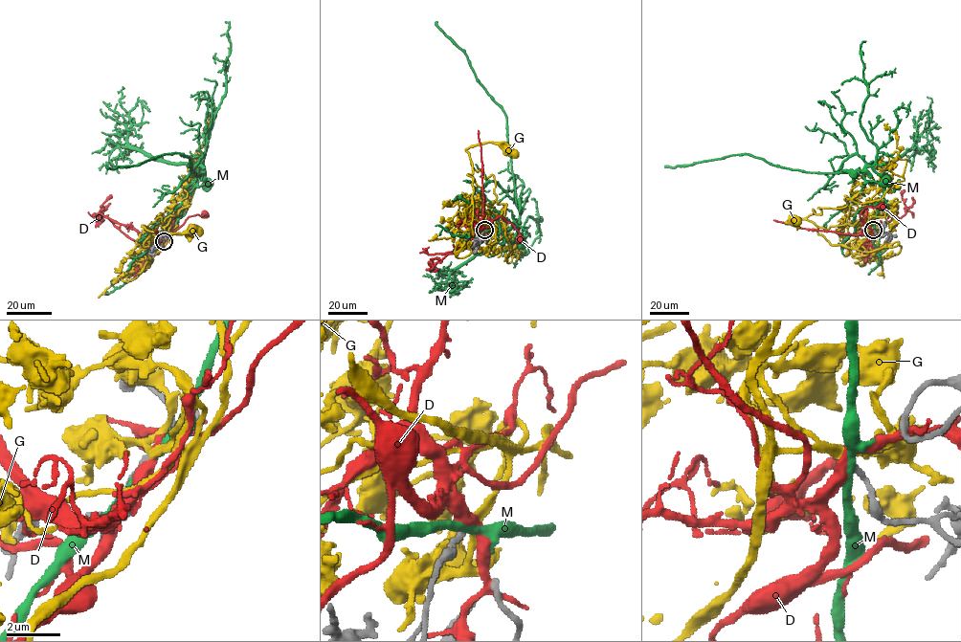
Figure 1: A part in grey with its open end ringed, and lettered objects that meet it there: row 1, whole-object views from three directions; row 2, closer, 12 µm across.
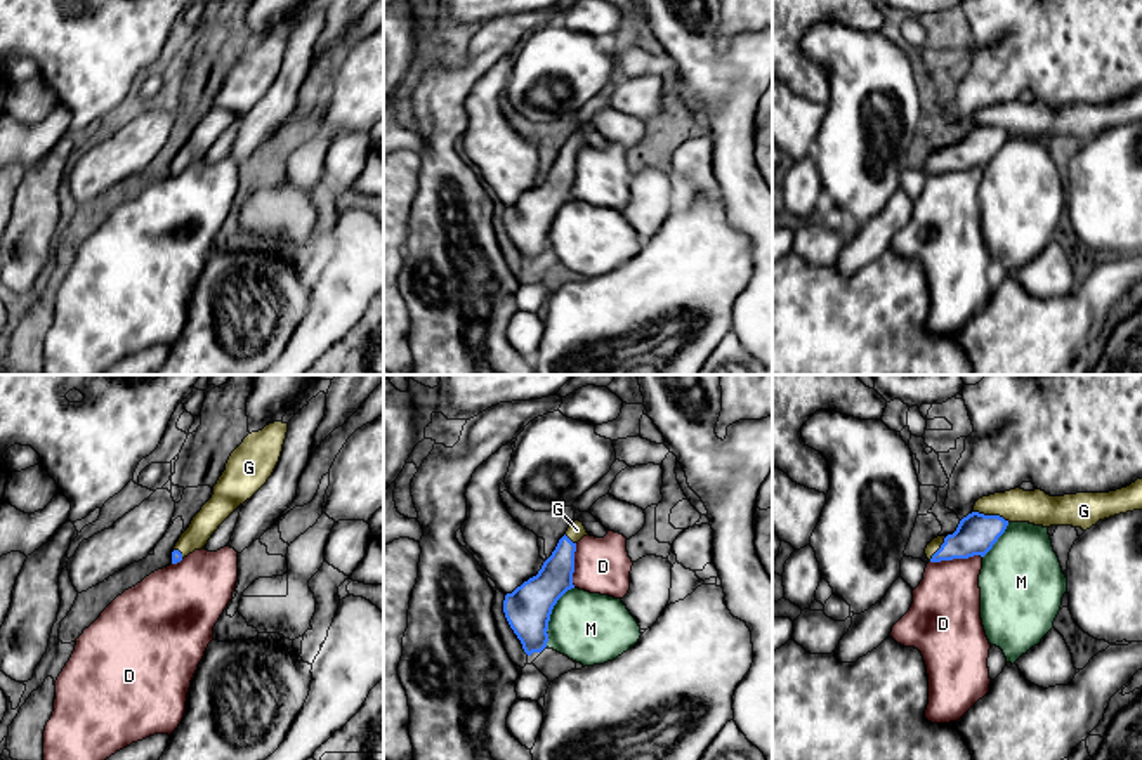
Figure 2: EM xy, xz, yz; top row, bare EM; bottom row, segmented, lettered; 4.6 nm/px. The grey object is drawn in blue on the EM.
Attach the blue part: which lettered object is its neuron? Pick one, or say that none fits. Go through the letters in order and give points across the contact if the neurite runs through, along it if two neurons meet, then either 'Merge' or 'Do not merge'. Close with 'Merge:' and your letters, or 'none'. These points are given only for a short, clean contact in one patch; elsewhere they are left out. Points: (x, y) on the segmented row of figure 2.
D: Do not merge
G: Path across: yz (976, 533), (991, 516), (1002, 507), (1036, 507). Merge
M: Do not merge
Merge: G

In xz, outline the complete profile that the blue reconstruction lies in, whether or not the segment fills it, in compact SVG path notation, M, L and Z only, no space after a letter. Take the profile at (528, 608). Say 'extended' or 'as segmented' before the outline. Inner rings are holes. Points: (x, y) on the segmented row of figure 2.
extended; M574 521L538 574L505 595L505 618L528 656L547 647L552 609L568 590L574 588L576 543L587 534L583 522Z

